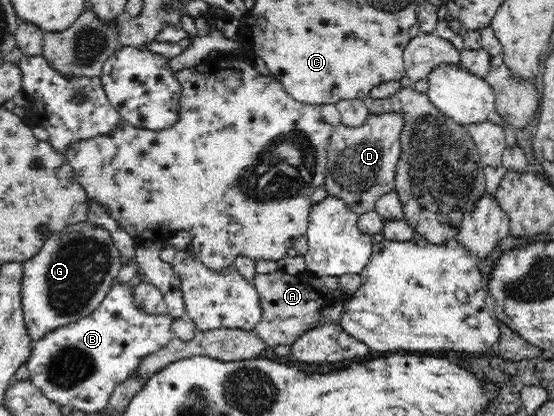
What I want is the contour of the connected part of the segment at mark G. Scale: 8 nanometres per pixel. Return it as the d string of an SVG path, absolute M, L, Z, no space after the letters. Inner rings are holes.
M84 220L49 235L35 257L22 263L21 301L33 341L95 312L122 266L119 247L106 227Z

